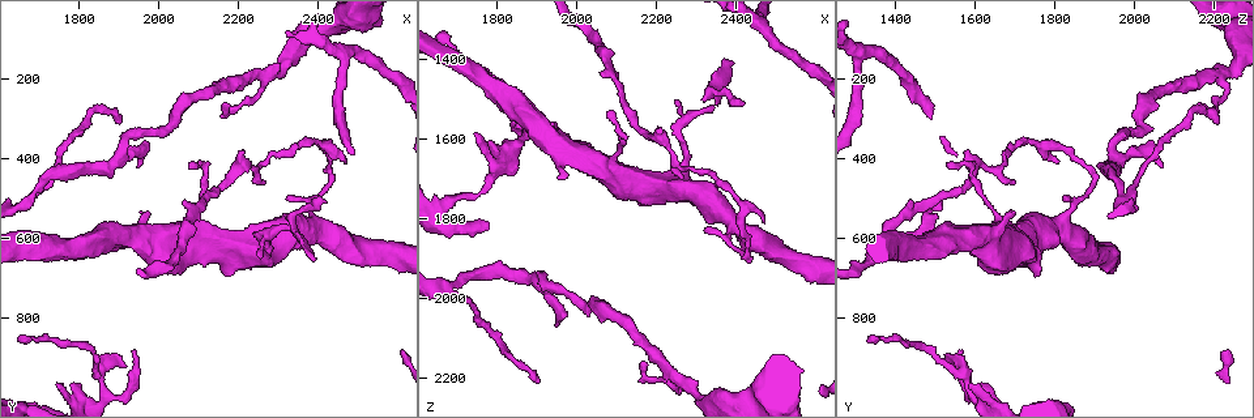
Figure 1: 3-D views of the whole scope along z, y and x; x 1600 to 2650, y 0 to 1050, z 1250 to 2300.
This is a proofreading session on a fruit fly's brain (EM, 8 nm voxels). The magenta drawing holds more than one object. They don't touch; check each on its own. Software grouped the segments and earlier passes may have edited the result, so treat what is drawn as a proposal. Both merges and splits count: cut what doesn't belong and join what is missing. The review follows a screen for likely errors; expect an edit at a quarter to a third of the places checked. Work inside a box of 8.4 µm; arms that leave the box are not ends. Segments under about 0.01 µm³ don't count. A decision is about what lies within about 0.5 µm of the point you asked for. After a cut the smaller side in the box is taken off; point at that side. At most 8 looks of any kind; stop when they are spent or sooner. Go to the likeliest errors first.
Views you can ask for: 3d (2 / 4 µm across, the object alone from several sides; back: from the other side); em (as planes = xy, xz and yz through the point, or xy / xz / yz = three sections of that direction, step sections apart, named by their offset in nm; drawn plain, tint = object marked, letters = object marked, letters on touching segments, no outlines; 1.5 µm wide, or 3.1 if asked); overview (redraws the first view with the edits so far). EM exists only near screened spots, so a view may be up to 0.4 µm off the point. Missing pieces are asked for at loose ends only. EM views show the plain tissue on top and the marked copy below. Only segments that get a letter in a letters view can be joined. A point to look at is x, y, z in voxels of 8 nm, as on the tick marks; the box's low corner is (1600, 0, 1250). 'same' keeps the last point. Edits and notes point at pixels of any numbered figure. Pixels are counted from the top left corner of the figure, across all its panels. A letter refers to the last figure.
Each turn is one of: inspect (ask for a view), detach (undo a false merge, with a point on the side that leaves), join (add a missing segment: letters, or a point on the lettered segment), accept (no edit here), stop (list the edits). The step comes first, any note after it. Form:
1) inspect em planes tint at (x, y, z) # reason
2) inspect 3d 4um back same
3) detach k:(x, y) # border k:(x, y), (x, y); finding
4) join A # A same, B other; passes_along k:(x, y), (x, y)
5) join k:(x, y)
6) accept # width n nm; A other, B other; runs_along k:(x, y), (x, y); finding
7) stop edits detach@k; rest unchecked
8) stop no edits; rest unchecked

inspect 3d 4um at (1845, 935, 1560) # sharp bend

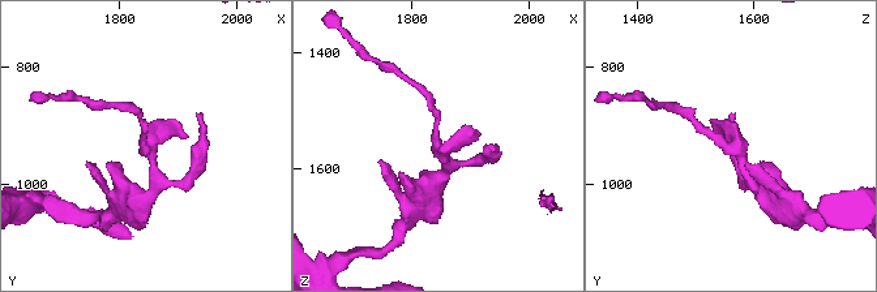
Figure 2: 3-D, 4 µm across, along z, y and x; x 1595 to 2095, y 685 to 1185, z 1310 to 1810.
inspect em planes letters at (1845, 945, 1565)

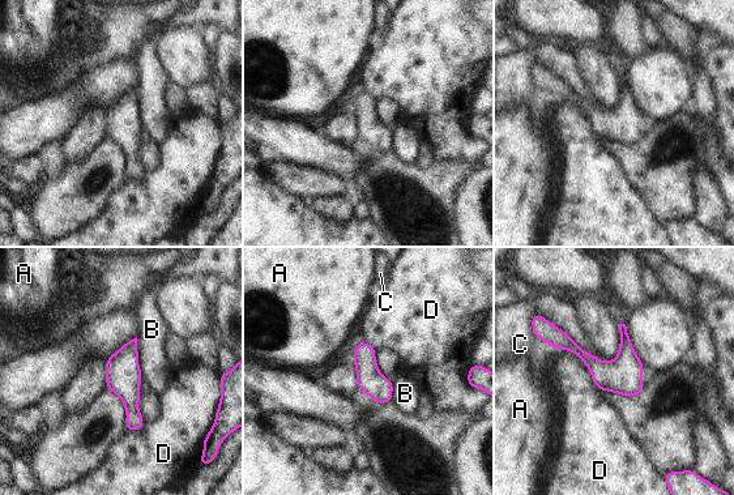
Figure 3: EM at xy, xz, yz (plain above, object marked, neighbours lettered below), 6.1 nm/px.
accept # A other, B other, C other, D other; runs_along 3:(559, 333), (639, 388); all the same neuron

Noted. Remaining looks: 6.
inspect em xy step 4 letters at (2170, 260, 2155) # an open end

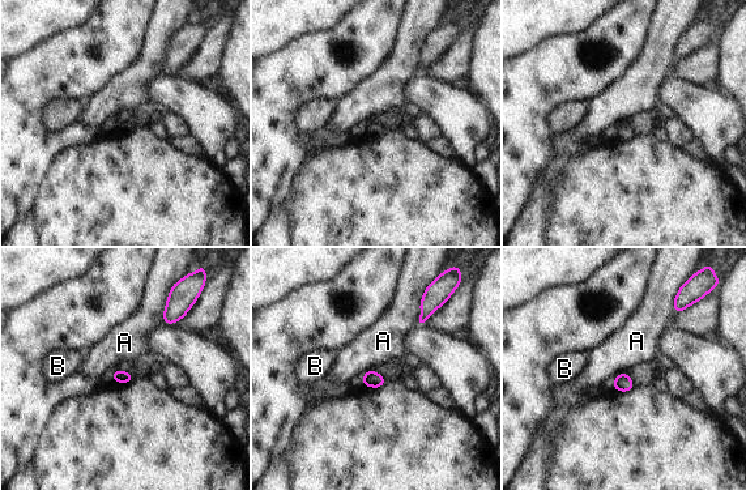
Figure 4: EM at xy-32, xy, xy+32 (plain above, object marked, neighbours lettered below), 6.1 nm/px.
inspect em planes letters same # cut it another way

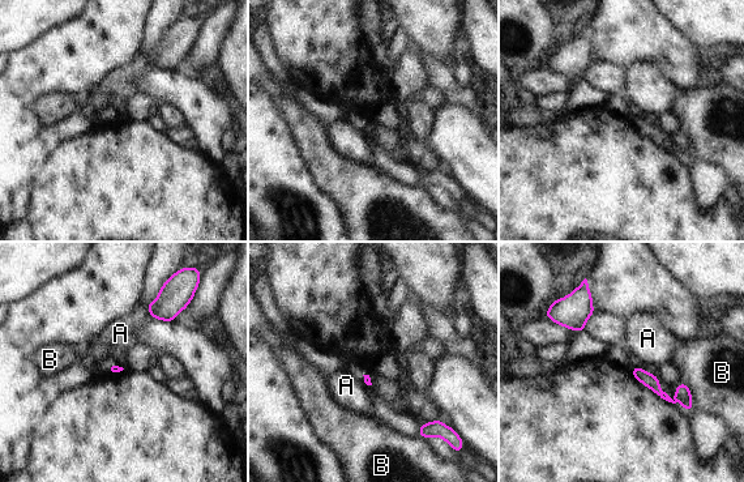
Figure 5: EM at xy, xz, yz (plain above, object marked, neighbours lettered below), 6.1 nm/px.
accept # longest_contact A 220 nm; A other, B other; border 5:(162, 285), (146, 305), (152, 318); no lettered segment goes on from it

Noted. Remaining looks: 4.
inspect em xz step 4 tint at (1700, 475, 1965) # two arms in line, one across

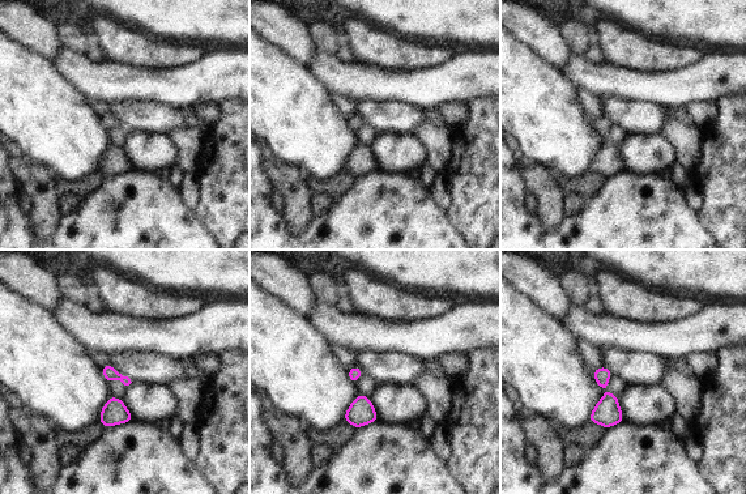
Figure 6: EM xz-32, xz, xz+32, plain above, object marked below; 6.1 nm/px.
inspect em planes letters same # another direction

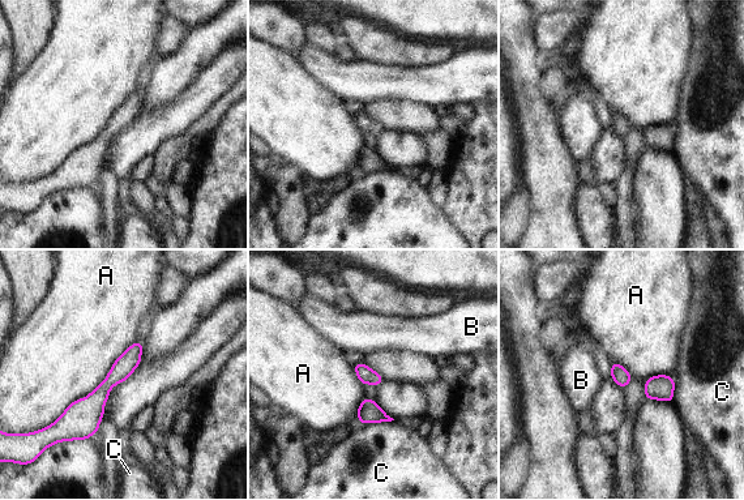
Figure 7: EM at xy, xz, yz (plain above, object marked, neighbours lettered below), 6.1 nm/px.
accept # A other, B other, C other; all the same neuron

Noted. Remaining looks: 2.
stop no edits; rest unchecked

